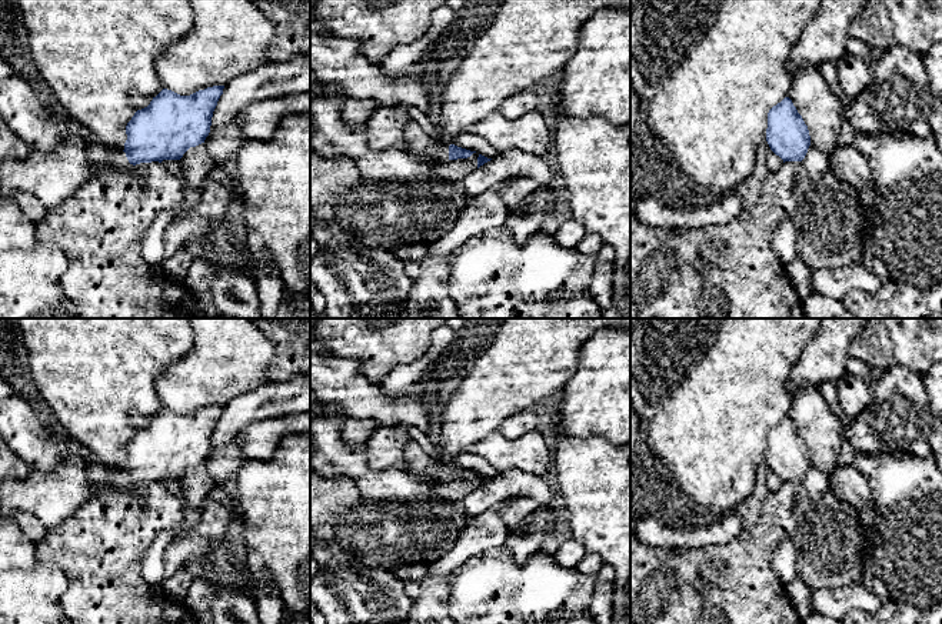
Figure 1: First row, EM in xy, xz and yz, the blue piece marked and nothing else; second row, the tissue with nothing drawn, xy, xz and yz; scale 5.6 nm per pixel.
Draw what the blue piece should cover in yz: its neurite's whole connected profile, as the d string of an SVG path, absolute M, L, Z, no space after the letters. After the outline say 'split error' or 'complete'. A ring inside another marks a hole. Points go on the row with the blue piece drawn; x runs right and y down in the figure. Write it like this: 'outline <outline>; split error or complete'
outline M789 97L768 113L766 141L785 161L802 161L810 146L808 126Z; complete

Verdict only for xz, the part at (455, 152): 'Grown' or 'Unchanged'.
Grown

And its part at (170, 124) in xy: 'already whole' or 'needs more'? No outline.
needs more

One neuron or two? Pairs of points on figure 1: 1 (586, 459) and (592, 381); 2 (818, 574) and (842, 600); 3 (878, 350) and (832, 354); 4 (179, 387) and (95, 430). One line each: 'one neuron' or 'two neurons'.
1: two neurons
2: two neurons
3: two neurons
4: two neurons

